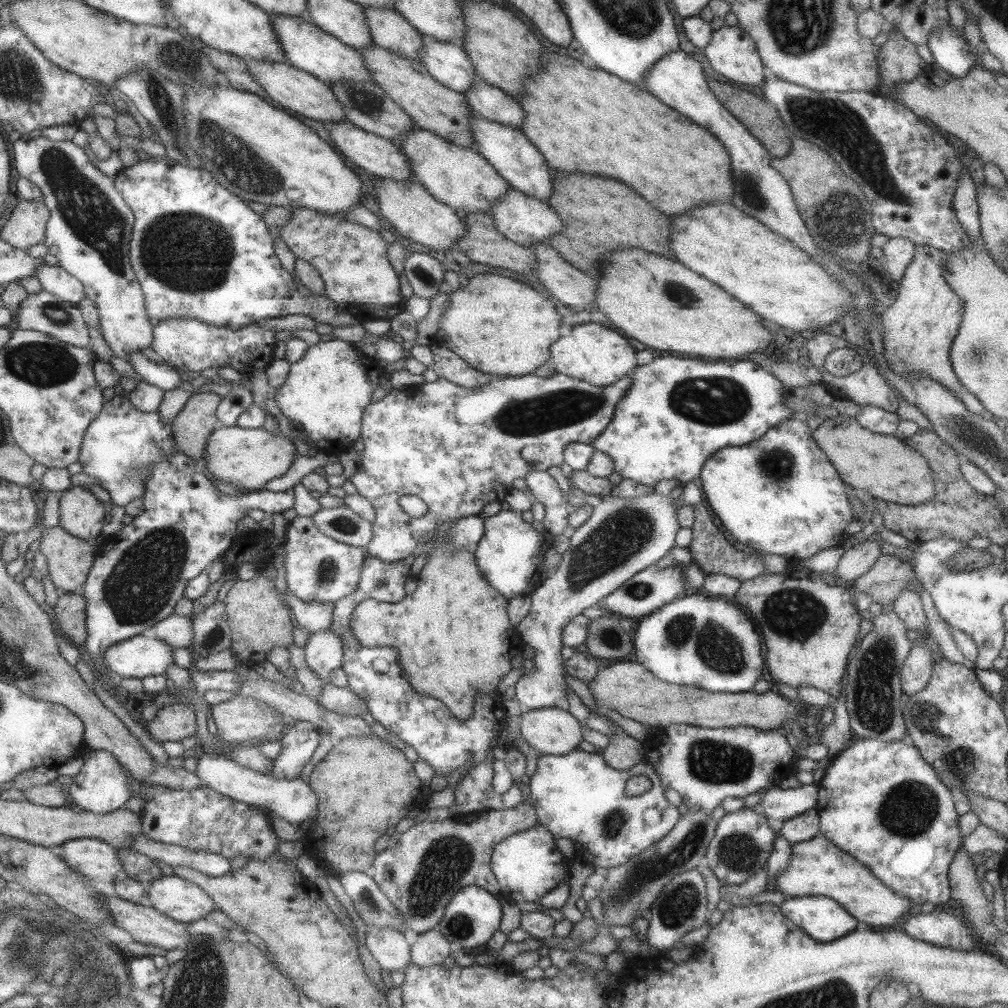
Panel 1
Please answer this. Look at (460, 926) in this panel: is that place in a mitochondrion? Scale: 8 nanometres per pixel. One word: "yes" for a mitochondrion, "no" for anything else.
yes

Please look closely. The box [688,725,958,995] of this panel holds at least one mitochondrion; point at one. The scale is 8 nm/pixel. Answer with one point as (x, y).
(912, 807)

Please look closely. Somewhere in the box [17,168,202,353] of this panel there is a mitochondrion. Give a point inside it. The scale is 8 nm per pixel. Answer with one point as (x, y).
(59, 314)

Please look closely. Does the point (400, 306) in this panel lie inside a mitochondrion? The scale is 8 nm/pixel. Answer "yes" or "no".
no

